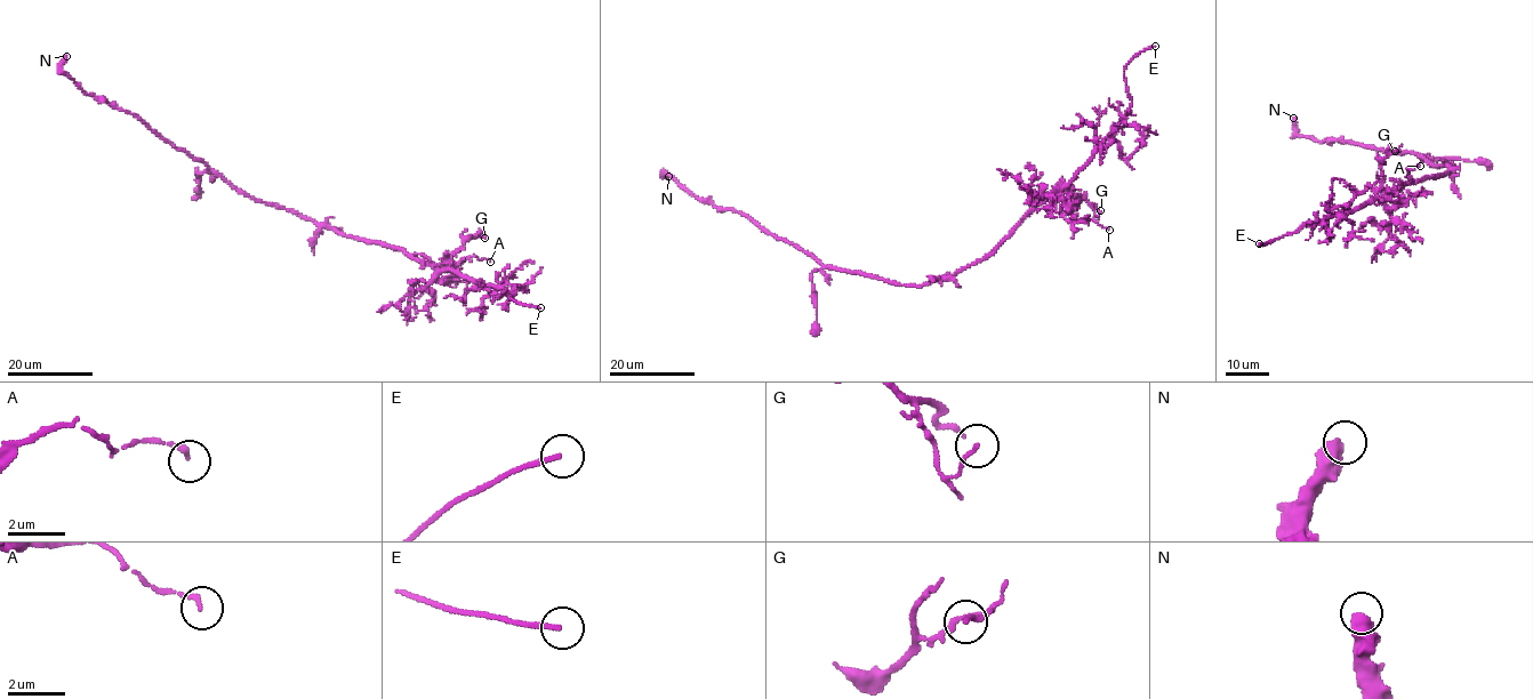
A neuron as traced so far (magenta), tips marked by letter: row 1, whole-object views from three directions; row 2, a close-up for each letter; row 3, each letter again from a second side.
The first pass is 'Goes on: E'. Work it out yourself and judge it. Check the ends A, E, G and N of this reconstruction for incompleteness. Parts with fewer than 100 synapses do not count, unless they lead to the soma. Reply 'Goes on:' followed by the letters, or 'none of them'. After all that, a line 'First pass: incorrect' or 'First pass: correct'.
Goes on: E
First pass: correct

